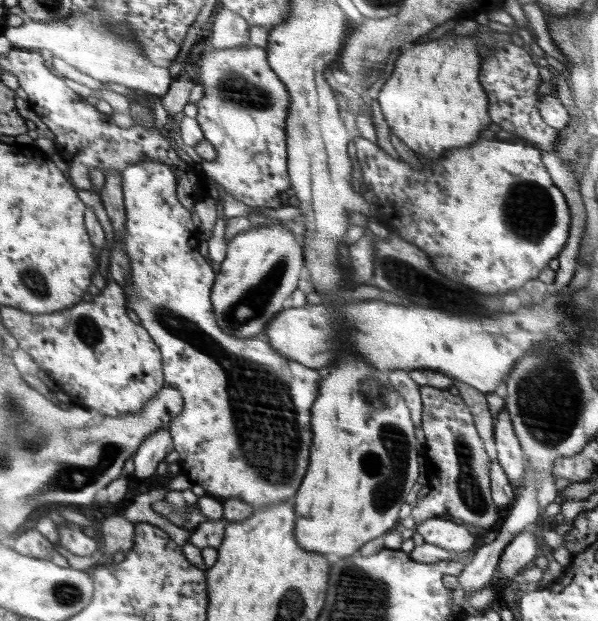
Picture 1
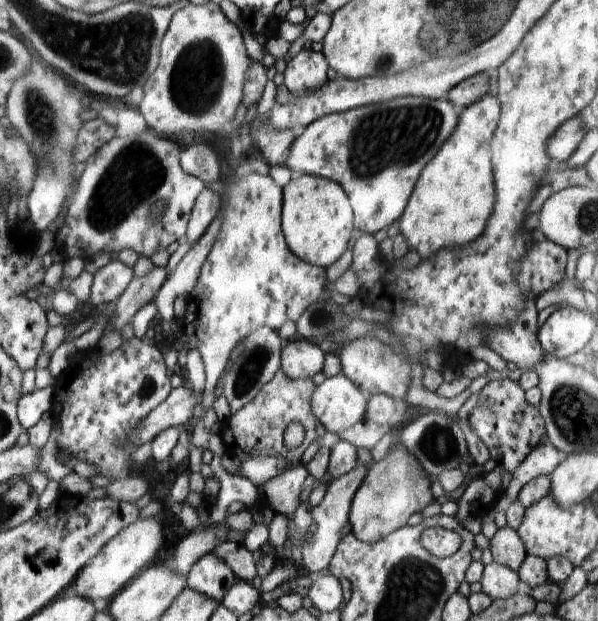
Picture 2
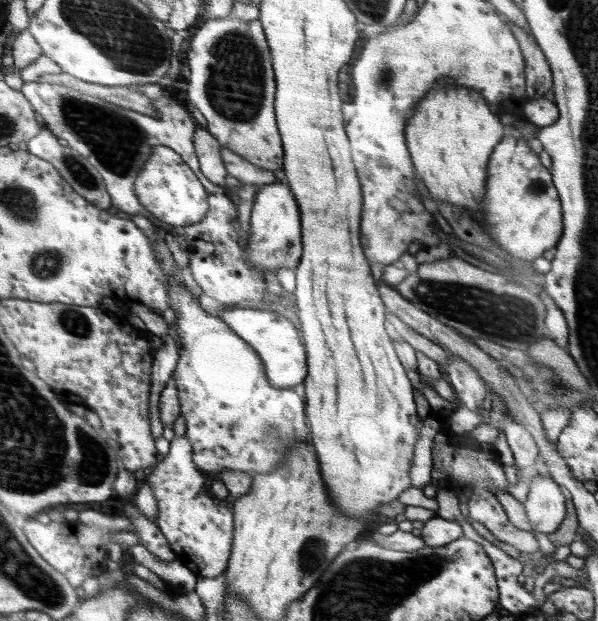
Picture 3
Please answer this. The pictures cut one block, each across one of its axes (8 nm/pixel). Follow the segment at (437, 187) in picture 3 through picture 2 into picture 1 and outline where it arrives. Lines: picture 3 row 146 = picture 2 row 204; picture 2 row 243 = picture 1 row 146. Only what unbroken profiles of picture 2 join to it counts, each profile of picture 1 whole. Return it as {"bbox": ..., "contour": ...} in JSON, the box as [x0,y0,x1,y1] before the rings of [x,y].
{"bbox":[377,35,493,160],"contour":[[[444,35],[434,40],[428,38],[422,44],[404,50],[402,56],[395,60],[396,68],[393,68],[377,99],[392,134],[398,136],[410,150],[430,160],[438,160],[446,150],[466,148],[474,144],[480,138],[482,130],[486,130],[488,126],[492,128],[493,122],[490,122],[488,116],[491,101],[480,84],[478,55],[478,48],[470,35]]]}

